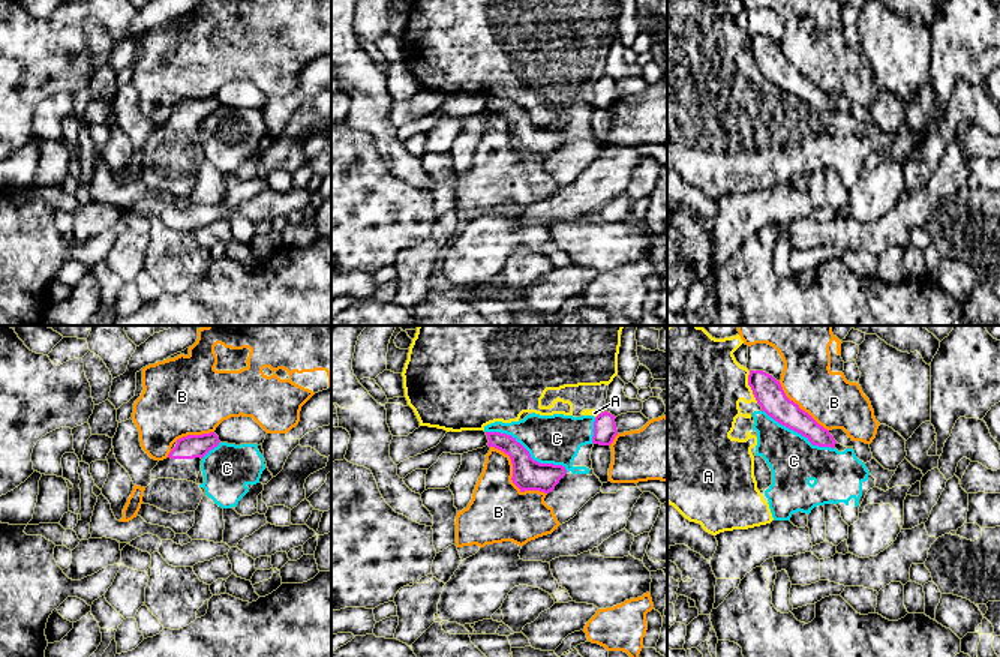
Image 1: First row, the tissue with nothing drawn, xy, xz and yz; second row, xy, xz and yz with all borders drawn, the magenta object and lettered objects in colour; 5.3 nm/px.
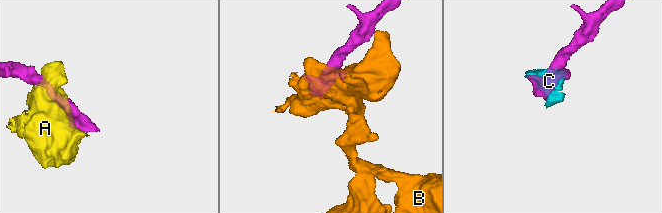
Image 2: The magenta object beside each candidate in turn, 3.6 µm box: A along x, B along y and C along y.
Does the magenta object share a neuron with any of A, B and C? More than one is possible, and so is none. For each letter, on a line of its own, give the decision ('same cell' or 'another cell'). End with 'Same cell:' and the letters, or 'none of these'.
A: another cell
B: another cell
C: another cell
Same cell: none of these

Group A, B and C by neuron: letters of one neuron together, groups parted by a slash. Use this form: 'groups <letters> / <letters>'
groups A C / B

